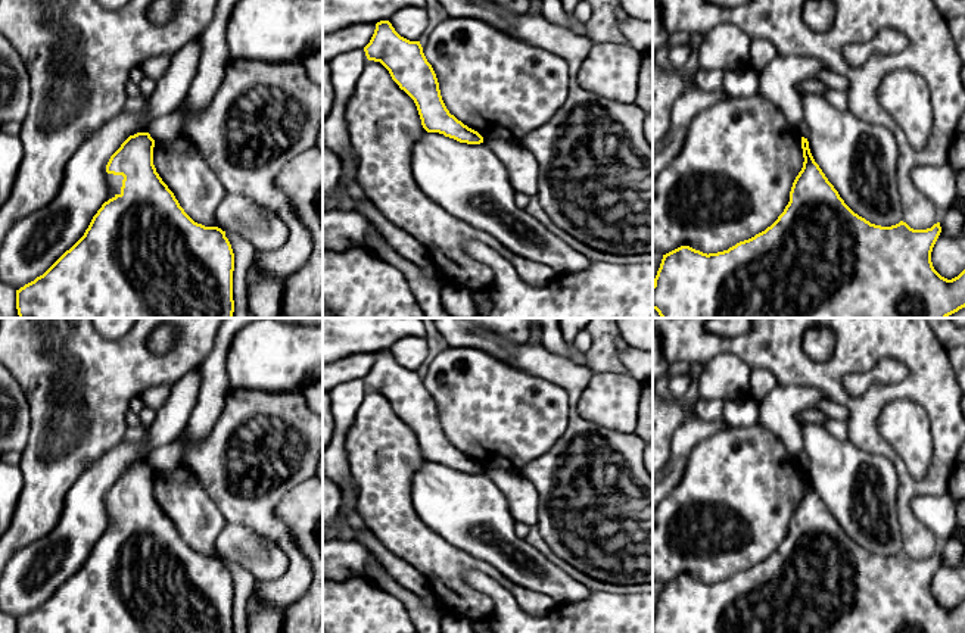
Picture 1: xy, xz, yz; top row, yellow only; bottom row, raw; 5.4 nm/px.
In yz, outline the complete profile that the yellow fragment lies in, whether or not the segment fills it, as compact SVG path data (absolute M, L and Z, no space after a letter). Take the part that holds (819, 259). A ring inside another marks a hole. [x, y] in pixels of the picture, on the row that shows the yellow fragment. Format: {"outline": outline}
{"outline": "M801 137L801 149L804 162L793 183L790 202L771 227L723 252L707 255L689 246L681 246L663 255L653 284L653 309L656 309L662 318L947 318L965 308L965 269L958 277L947 280L934 269L931 262L933 247L941 233L940 222L927 230L913 230L903 221L891 227L871 224L844 203L815 162L809 141L804 137Z"}

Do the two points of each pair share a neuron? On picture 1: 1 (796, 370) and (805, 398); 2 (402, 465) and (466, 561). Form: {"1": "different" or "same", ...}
{"1": "different", "2": "same"}

